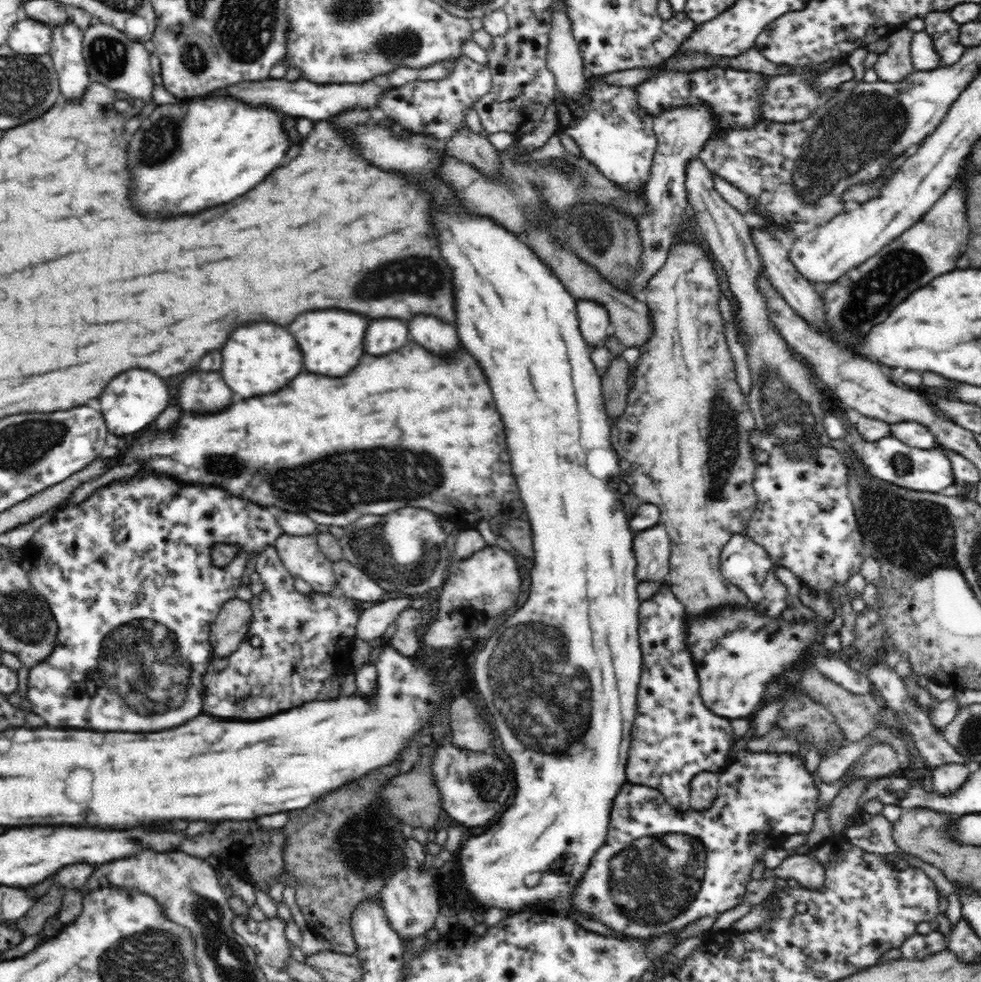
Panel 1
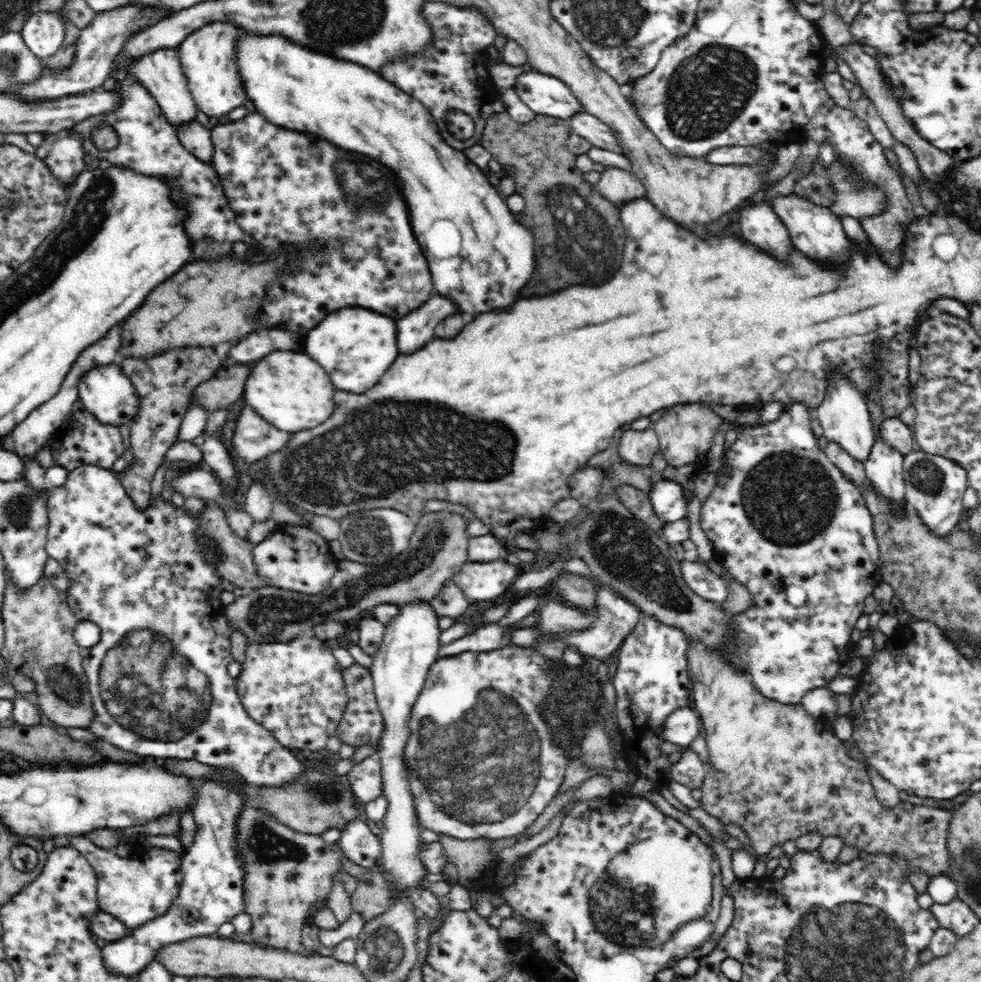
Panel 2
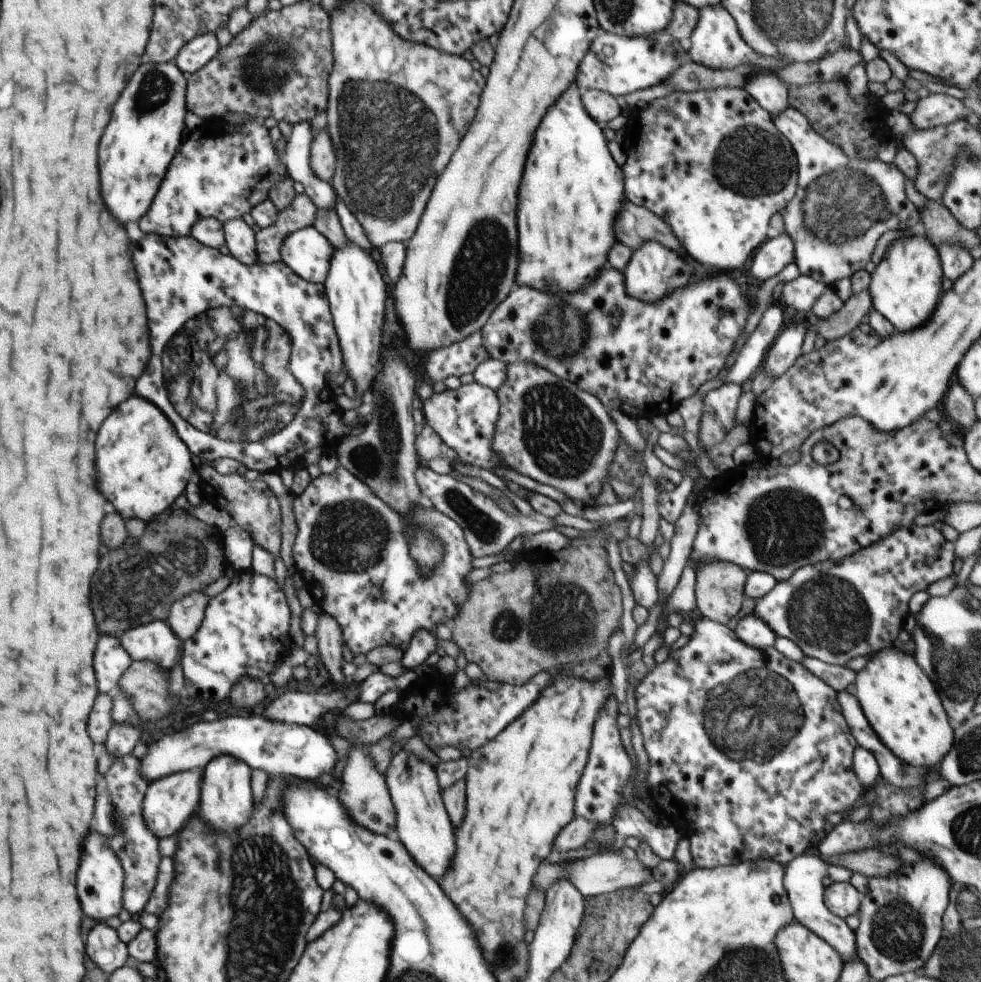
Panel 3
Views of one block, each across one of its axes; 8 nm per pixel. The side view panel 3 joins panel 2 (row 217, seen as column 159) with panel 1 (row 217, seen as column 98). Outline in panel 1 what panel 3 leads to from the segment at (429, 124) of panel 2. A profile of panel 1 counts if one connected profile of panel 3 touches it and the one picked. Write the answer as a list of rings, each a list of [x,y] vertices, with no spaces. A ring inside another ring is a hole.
[[[348,110],[339,112],[332,118],[340,128],[348,128],[352,136],[356,136],[356,144],[360,144],[360,152],[372,160],[372,164],[380,164],[380,168],[388,168],[388,172],[408,172],[412,180],[420,180],[420,184],[428,184],[432,192],[436,192],[436,204],[432,204],[432,220],[436,220],[436,232],[440,232],[440,244],[444,244],[444,260],[448,260],[448,266],[452,268],[454,280],[456,280],[456,330],[462,340],[462,344],[468,348],[468,352],[480,362],[484,368],[496,408],[504,420],[506,426],[506,442],[512,458],[512,472],[516,476],[517,487],[520,491],[520,498],[526,504],[526,512],[532,524],[532,540],[534,540],[534,568],[532,572],[532,584],[530,584],[530,598],[526,604],[520,607],[518,612],[510,615],[504,628],[506,631],[500,632],[500,640],[488,640],[486,646],[478,652],[476,662],[474,662],[474,684],[478,692],[482,694],[486,708],[492,716],[498,718],[496,726],[506,728],[500,730],[500,740],[504,750],[514,762],[516,770],[516,782],[518,790],[514,796],[512,806],[504,812],[498,824],[494,824],[488,832],[482,836],[470,838],[462,850],[460,850],[460,880],[458,880],[458,890],[462,892],[466,900],[472,904],[478,904],[482,908],[502,908],[502,910],[520,910],[520,906],[548,906],[556,910],[556,914],[562,914],[564,908],[572,910],[572,892],[582,874],[589,867],[590,858],[602,844],[605,843],[608,827],[610,823],[610,810],[614,806],[614,798],[620,788],[627,783],[627,762],[629,750],[632,743],[631,732],[637,709],[637,694],[639,682],[642,674],[642,651],[639,641],[639,606],[642,603],[638,599],[636,586],[636,557],[634,552],[635,538],[630,532],[629,520],[626,520],[624,510],[622,510],[622,494],[620,494],[620,482],[622,480],[619,467],[619,456],[615,448],[610,444],[611,423],[606,413],[604,405],[603,384],[601,373],[592,362],[591,352],[593,347],[588,345],[579,330],[579,320],[577,317],[577,300],[569,293],[563,283],[538,260],[538,256],[524,244],[520,242],[518,236],[512,236],[512,232],[504,232],[500,224],[492,224],[488,216],[468,216],[456,200],[452,200],[452,188],[444,188],[440,180],[428,180],[432,176],[432,168],[440,164],[440,148],[438,142],[430,136],[416,136],[414,132],[408,132],[412,140],[404,140],[404,136],[396,136],[392,120],[384,118],[374,118],[372,110]],[[530,698],[542,698],[544,704],[528,704]],[[538,874],[542,882],[536,882],[530,886],[524,882],[526,876]]]

